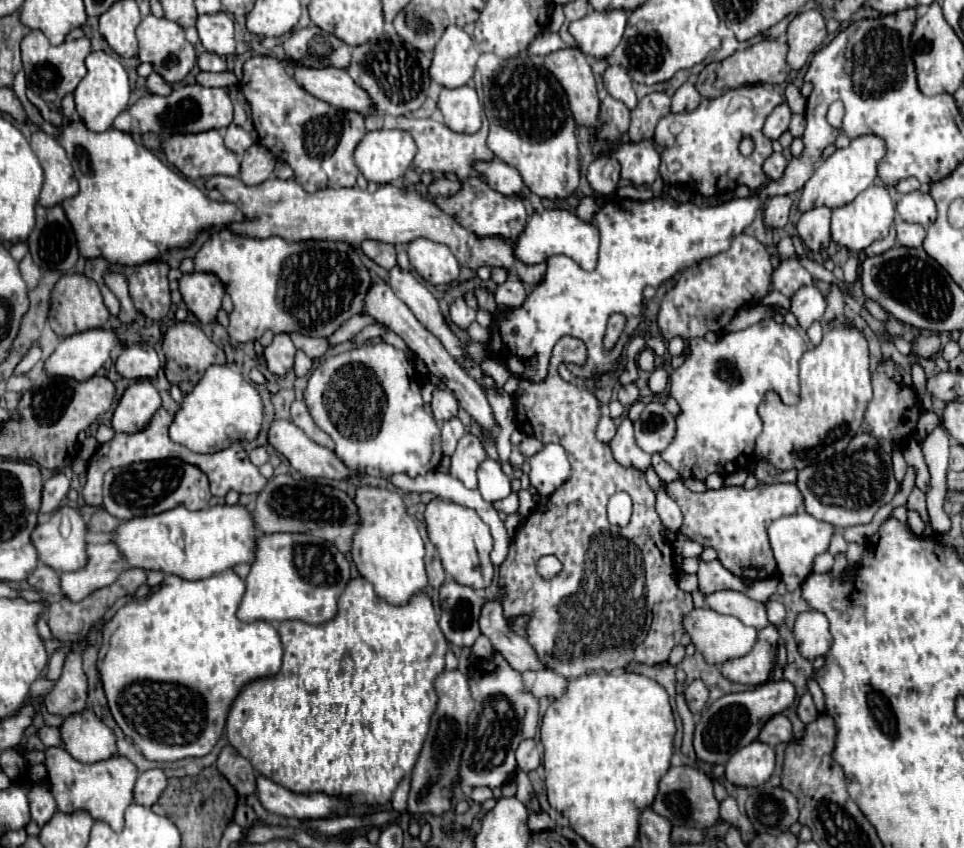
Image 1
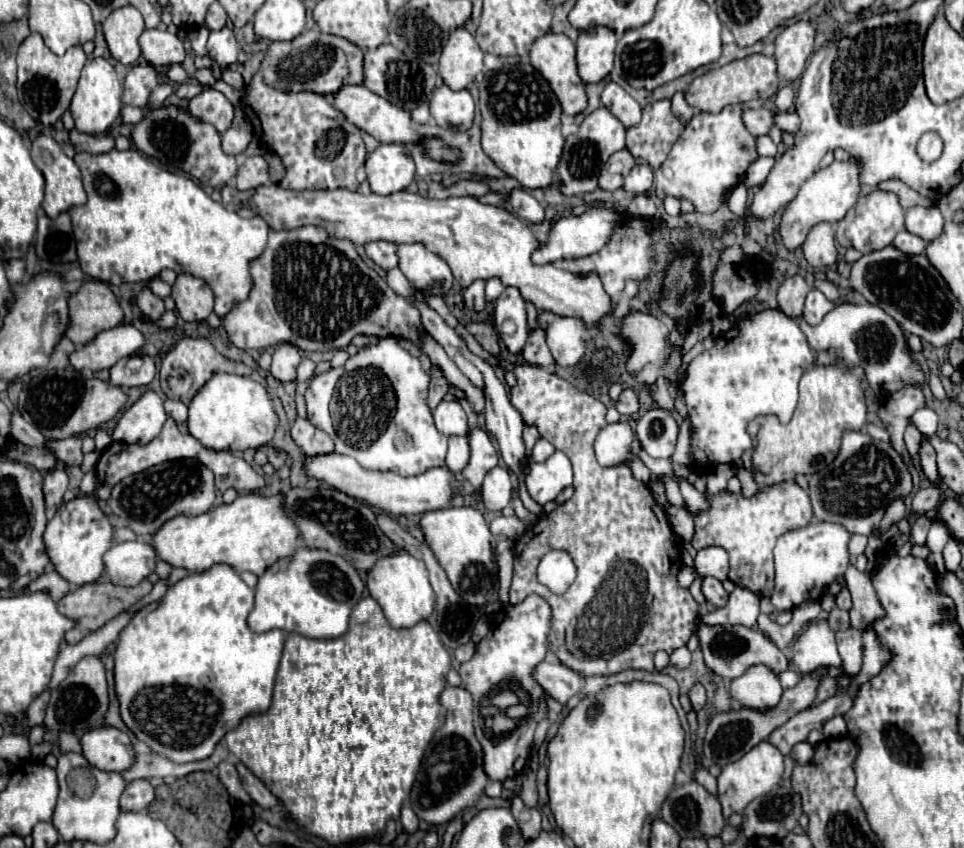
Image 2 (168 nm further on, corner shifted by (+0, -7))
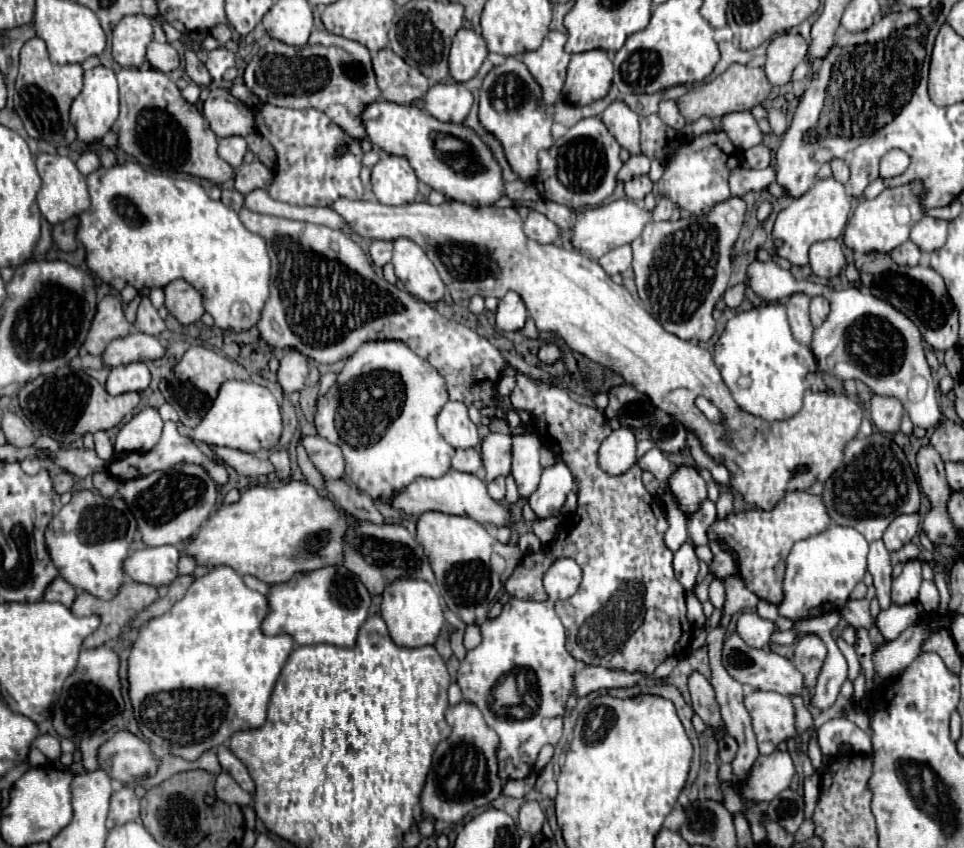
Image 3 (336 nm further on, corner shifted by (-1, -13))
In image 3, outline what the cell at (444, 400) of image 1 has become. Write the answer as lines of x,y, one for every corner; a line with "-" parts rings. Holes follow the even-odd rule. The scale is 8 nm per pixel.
446,402
446,406
438,414
438,432
444,436
444,440
452,448
470,448
480,442
478,438
478,428
476,424
468,418
468,408
462,402

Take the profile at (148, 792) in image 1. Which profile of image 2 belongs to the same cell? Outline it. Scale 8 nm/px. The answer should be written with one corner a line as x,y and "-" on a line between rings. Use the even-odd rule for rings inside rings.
133,780
121,794
121,812
141,812
155,798
155,788
147,780

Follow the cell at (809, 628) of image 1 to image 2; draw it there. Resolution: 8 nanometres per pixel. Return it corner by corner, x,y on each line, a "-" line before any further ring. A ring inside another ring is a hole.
827,620
813,622
801,632
793,644
793,664
801,674
809,674
819,666
839,666
841,658
835,644
835,632

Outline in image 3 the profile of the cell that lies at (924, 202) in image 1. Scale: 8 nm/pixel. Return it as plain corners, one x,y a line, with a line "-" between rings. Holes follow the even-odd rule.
924,216
910,230
910,240
922,252
934,252
934,250
942,248
944,242
946,242
946,226
948,224
944,220
938,220
938,218
932,218
932,216

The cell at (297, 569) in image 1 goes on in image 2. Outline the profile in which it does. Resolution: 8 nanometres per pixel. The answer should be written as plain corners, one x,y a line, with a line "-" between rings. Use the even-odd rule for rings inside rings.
299,548
295,556
289,558
283,566
281,560
277,560
277,564
273,564
263,576
259,576
255,608
249,614
247,622
253,632
269,632
279,628
285,632
297,632
307,638
339,638
349,628
351,610
363,598
363,588
363,580
359,578
353,564
349,564
345,558
317,548

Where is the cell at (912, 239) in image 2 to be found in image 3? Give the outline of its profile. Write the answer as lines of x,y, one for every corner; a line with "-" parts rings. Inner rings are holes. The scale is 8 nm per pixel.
908,240
908,242
904,242
902,246
894,248
894,250
890,252
890,256
892,256
894,262
898,262
898,264
916,266
918,260
920,260
920,248
918,248
912,240

